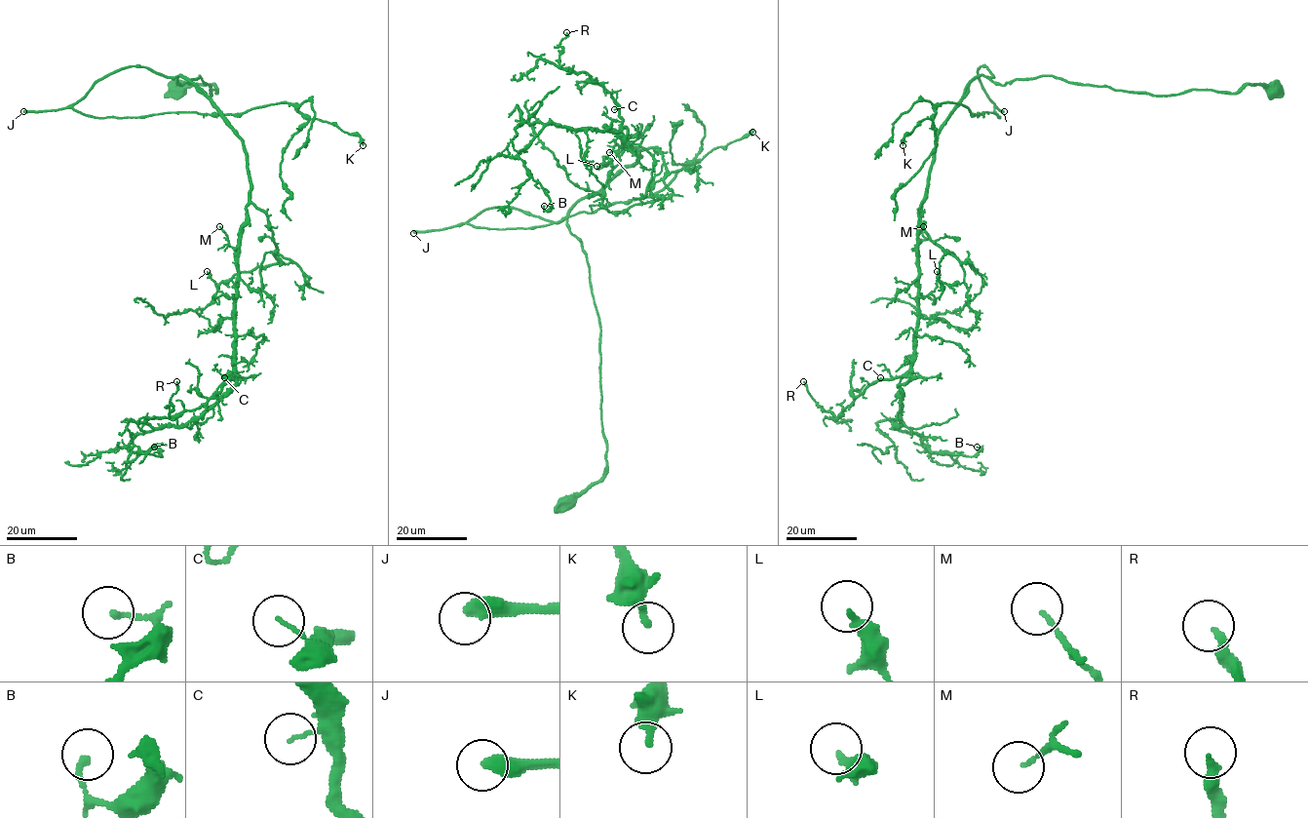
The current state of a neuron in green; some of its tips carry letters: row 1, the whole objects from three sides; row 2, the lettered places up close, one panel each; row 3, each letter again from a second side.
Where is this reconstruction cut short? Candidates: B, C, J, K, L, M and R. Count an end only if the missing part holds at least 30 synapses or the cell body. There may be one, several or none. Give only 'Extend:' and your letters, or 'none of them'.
Extend: J

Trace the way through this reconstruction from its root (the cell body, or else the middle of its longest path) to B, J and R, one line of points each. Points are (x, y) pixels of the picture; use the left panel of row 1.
B: (176, 88), (213, 85), (176, 79), (241, 140), (250, 201), (238, 383), (129, 448), (154, 447)
J: (176, 88), (212, 84), (216, 93), (199, 75), (180, 85), (128, 66), (64, 108), (23, 111)
R: (176, 88), (213, 85), (176, 79), (240, 137), (250, 179), (232, 378), (170, 417), (176, 381)

